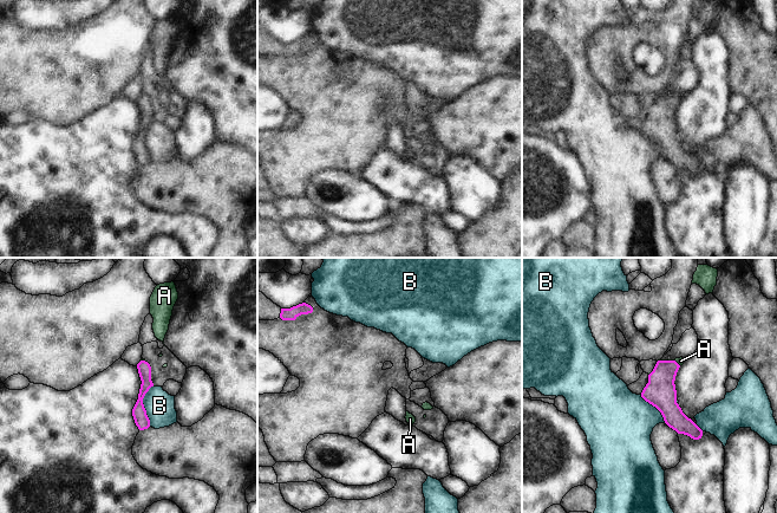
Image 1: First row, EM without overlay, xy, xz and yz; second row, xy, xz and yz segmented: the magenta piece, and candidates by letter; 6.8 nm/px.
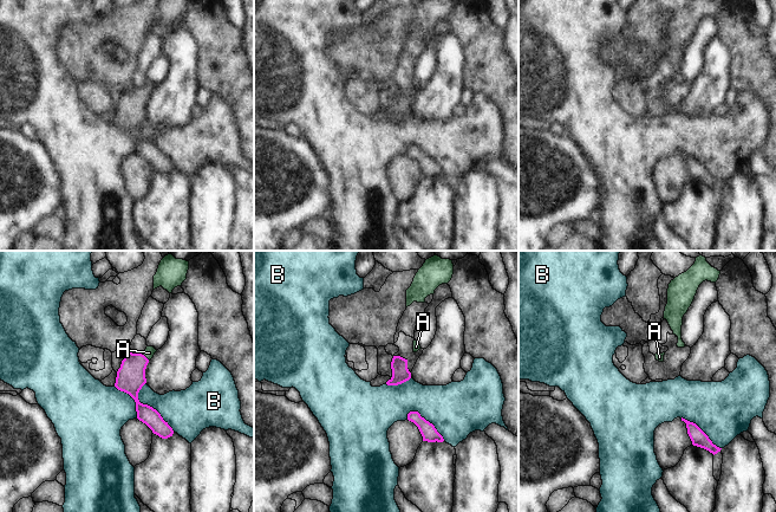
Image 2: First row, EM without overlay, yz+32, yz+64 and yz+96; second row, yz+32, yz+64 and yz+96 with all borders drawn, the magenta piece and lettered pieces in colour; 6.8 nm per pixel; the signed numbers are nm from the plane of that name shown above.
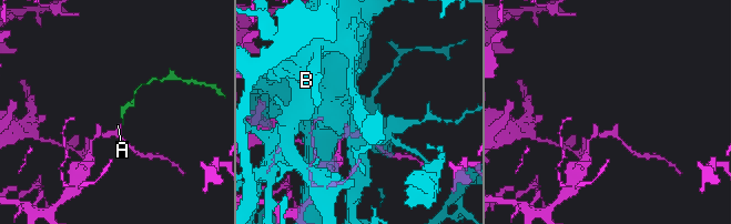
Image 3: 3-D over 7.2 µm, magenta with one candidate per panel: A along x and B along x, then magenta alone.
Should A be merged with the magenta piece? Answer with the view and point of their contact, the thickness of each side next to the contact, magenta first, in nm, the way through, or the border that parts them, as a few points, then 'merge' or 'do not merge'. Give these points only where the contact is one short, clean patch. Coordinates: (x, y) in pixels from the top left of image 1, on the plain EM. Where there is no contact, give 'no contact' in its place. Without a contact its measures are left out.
yz (677, 98) | 220/50 nm | across yz (660, 127), (661, 114), (677, 98), (680, 96) | merge

